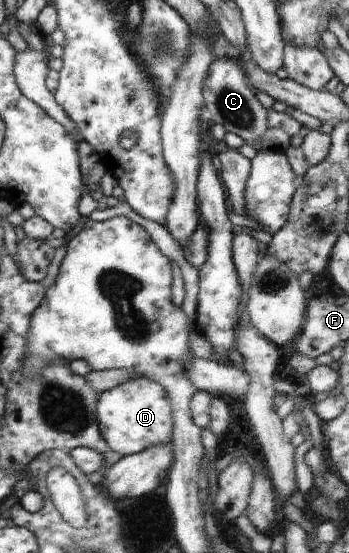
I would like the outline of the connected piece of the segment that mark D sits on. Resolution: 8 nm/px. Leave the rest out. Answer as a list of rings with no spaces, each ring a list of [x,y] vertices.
[[[142,377],[128,379],[101,393],[96,403],[96,421],[109,449],[122,457],[156,445],[166,445],[171,441],[174,429],[168,393],[160,383]]]

